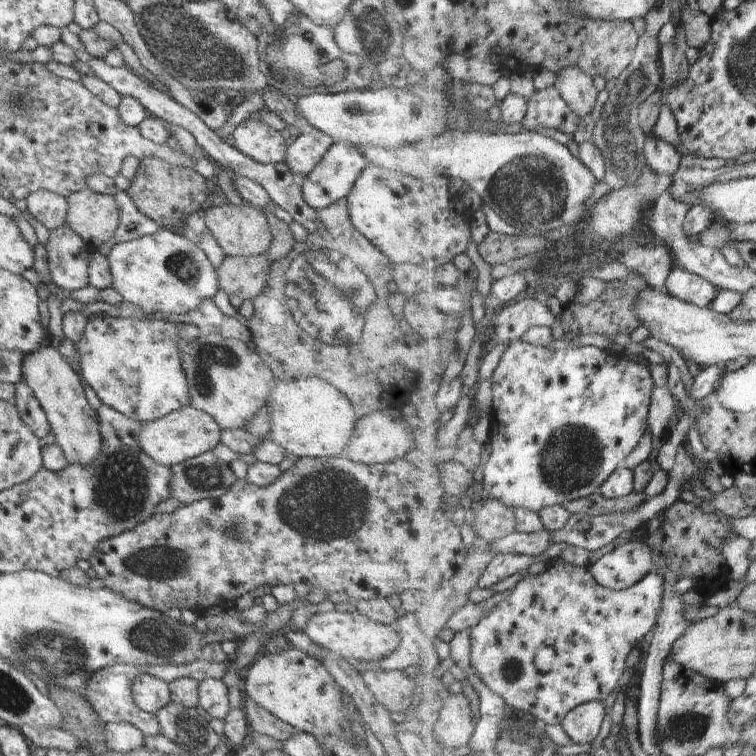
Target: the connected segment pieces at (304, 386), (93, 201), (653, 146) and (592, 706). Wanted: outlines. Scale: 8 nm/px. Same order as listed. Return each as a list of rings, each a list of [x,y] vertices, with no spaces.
[[[315,377],[296,378],[291,382],[275,379],[266,406],[270,408],[272,424],[268,439],[282,446],[294,459],[343,456],[358,420],[348,398],[328,382]]]
[[[92,190],[70,193],[65,225],[86,244],[97,249],[114,237],[120,225],[120,210],[114,196]]]
[[[654,135],[645,144],[645,156],[648,158],[649,167],[672,178],[678,174],[684,158],[676,146]]]
[[[603,701],[588,702],[566,716],[563,729],[574,743],[592,744],[602,730],[606,714],[608,708]]]

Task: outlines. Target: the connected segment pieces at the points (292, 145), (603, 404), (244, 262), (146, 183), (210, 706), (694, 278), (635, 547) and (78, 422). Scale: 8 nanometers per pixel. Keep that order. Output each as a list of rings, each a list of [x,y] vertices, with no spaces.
[[[307,129],[298,138],[288,142],[284,163],[292,174],[306,176],[318,165],[333,144],[330,136],[316,129]]]
[[[514,340],[507,348],[501,363],[498,365],[492,380],[494,382],[495,404],[491,413],[491,432],[489,442],[492,445],[492,454],[486,464],[482,488],[478,490],[472,500],[463,506],[464,510],[478,508],[486,498],[503,501],[508,507],[526,508],[540,513],[550,506],[564,505],[572,500],[593,496],[604,484],[625,464],[626,458],[640,446],[642,438],[649,432],[650,412],[654,406],[657,380],[651,368],[644,368],[642,360],[630,360],[624,354],[614,353],[612,349],[603,349],[596,346],[583,348],[569,348],[558,351],[546,346],[536,346],[526,340]]]
[[[264,255],[225,257],[216,268],[219,289],[242,300],[259,296],[271,276],[271,264]]]
[[[156,158],[139,161],[136,176],[132,178],[126,194],[130,196],[138,211],[152,220],[160,229],[183,228],[188,214],[197,212],[206,200],[206,180],[192,168],[170,166]]]
[[[207,679],[199,682],[199,709],[210,719],[224,720],[230,713],[228,687],[217,679]]]
[[[676,266],[670,274],[667,286],[673,296],[702,306],[702,308],[713,307],[716,298],[723,291],[714,286],[710,280],[706,280],[704,276],[698,276],[679,266]]]
[[[632,538],[627,544],[622,544],[619,548],[603,556],[595,564],[591,565],[594,577],[598,583],[607,588],[622,591],[634,587],[642,582],[653,572],[654,562],[652,562],[652,548],[646,543],[646,539]]]
[[[46,343],[40,351],[24,355],[21,366],[21,382],[30,386],[47,415],[57,443],[70,464],[88,467],[102,452],[102,436],[99,432],[98,416],[86,399],[83,383],[58,350]]]

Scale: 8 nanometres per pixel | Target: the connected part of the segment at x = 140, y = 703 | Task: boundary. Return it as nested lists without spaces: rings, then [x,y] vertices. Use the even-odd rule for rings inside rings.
[[[153,673],[138,674],[132,684],[132,699],[140,710],[156,715],[171,704],[171,694],[165,679]]]

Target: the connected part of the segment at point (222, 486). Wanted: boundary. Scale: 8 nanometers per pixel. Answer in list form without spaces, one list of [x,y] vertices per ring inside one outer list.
[[[212,451],[180,462],[180,464],[174,464],[169,468],[172,474],[170,496],[176,498],[181,505],[188,505],[203,499],[219,498],[222,494],[226,494],[226,490],[230,490],[230,486],[237,480],[229,464],[218,462]]]

